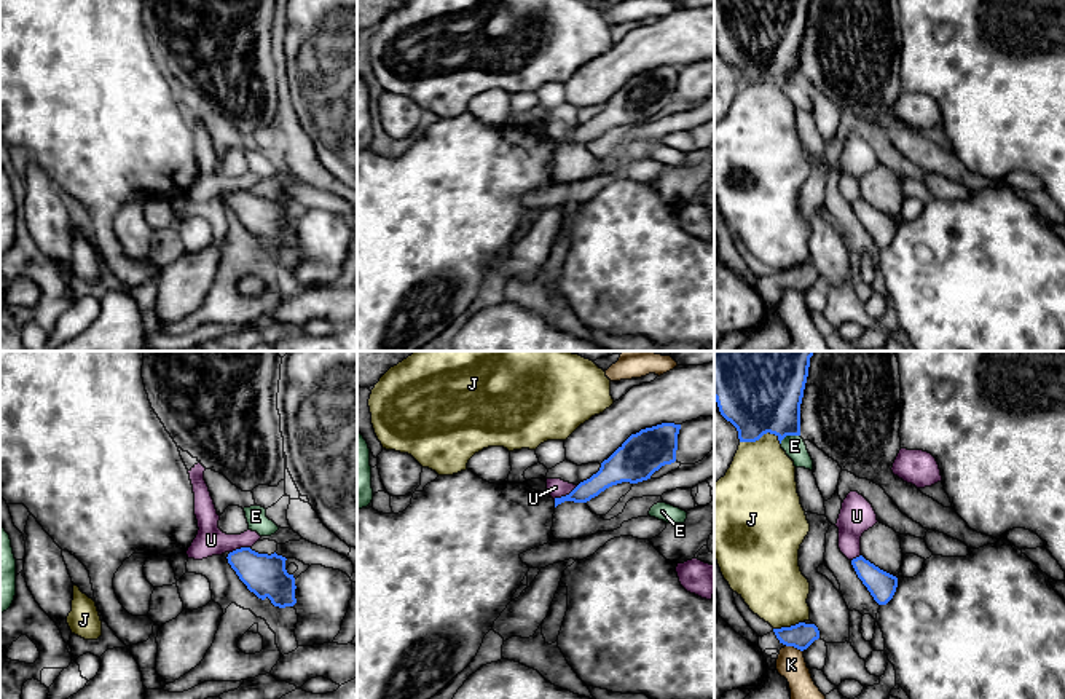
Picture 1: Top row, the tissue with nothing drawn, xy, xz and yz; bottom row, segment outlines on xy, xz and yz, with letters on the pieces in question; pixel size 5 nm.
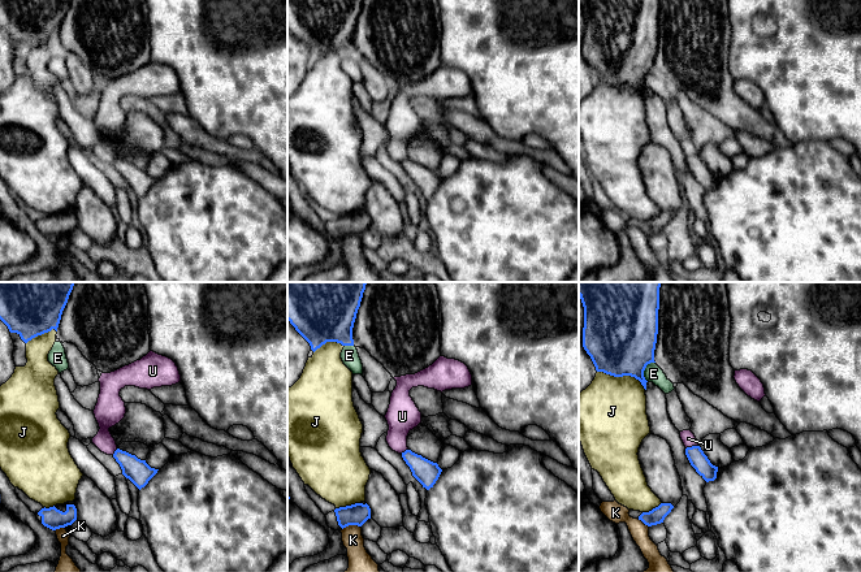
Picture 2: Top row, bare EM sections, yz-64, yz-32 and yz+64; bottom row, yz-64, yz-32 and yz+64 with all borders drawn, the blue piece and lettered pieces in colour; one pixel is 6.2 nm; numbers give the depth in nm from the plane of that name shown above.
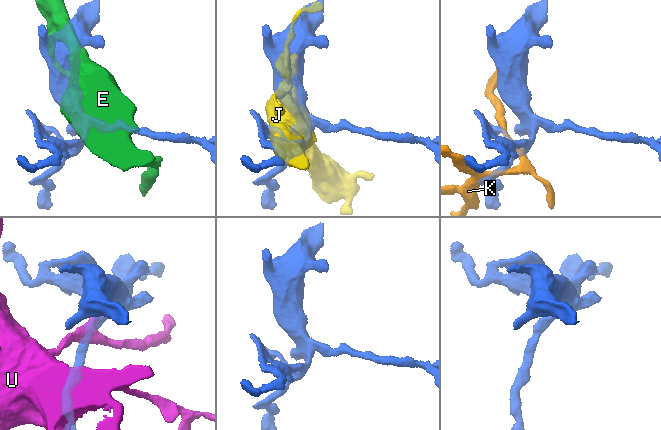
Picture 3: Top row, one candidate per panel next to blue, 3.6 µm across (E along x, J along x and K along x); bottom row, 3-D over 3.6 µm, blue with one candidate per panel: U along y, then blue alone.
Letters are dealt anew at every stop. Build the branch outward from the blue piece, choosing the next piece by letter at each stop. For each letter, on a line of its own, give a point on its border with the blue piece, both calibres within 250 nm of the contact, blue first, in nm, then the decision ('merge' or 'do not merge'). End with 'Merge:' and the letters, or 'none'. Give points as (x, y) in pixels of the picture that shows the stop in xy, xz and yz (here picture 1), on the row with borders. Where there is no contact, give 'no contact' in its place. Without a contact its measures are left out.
E: contact yz (789, 434); calibres 400 and 110 nm; do not merge
J: contact yz (759, 438); calibres 440 and 360 nm; do not merge
K: contact yz (794, 647); calibres 130 and 150 nm; do not merge
U: contact xz (566, 495); calibres 120 and 90 nm; do not merge
Merge: none

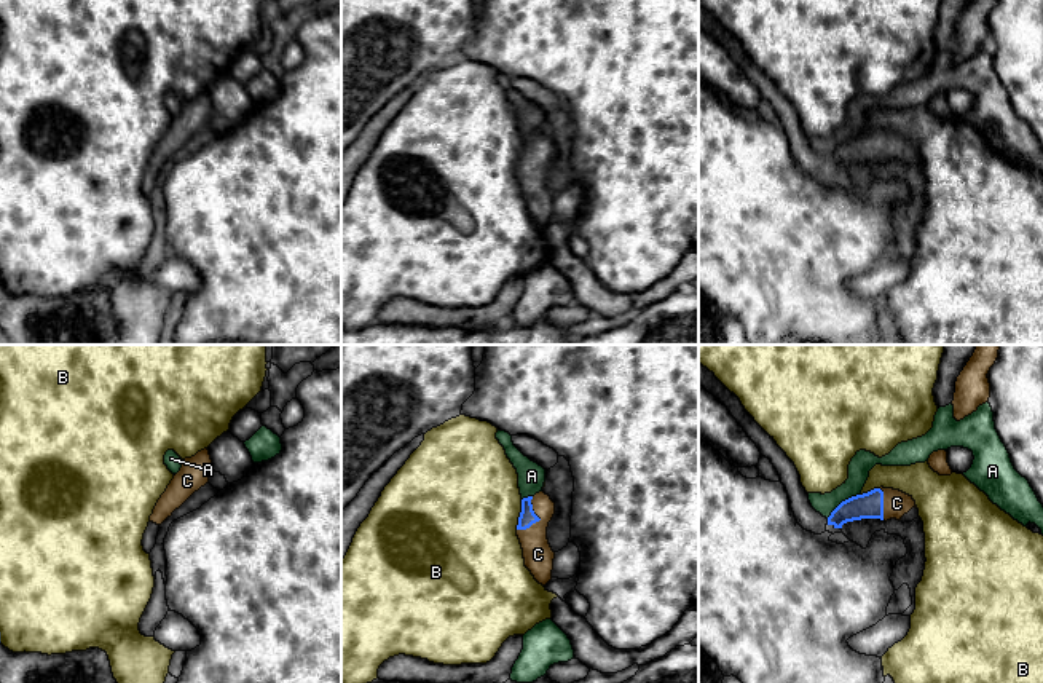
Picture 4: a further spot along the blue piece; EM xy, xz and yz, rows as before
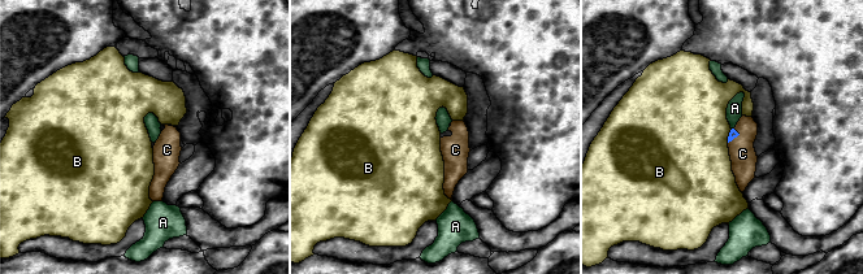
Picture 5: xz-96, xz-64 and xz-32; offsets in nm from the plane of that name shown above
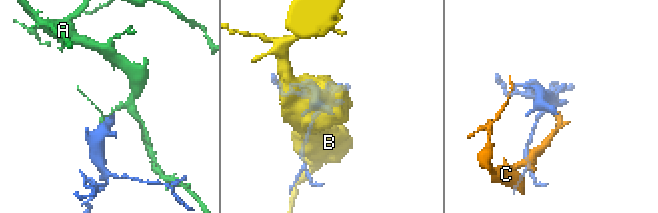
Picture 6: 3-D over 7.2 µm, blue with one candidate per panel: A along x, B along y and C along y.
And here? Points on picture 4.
A: contact yz (842, 501); calibres 130 and 110 nm; do not merge
B: contact xz (520, 514); calibres 80 and 480 nm; do not merge
C: contact xz (539, 519); calibres 80 and 150 nm; merge
Merge: C

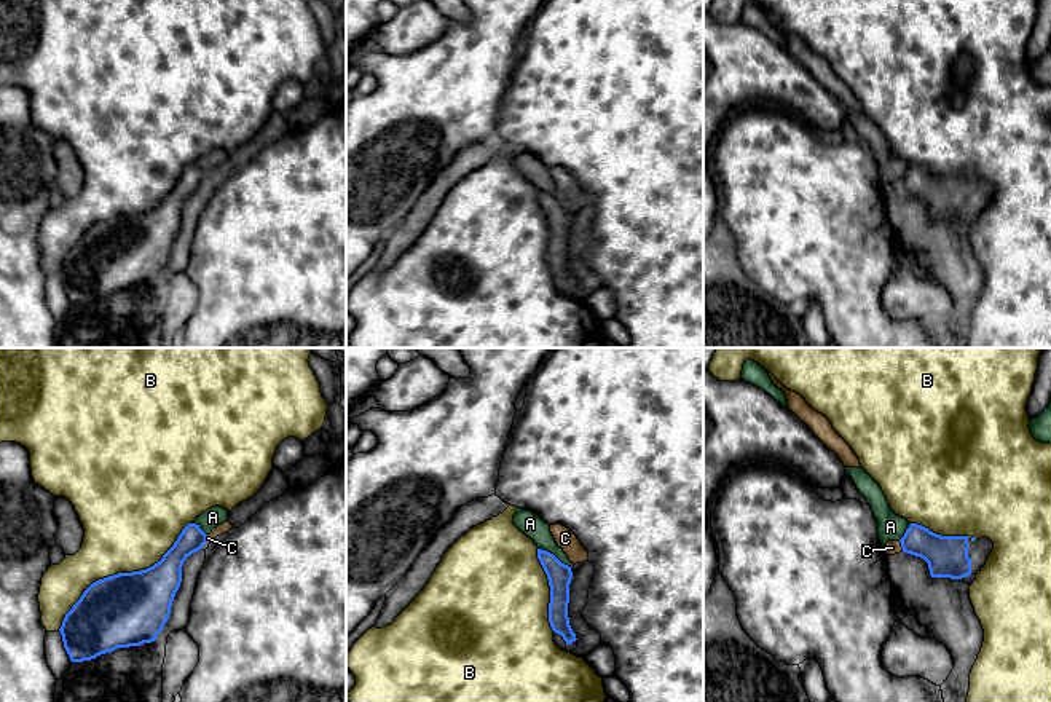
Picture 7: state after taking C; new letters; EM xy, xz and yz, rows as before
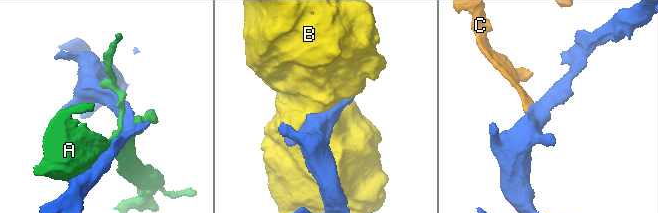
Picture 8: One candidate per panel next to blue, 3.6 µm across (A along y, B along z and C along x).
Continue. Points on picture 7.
A: contact xz (554, 556); calibres 120 and 120 nm; do not merge
B: contact xy (122, 573); calibres 380 and 460 nm; do not merge
C: contact yz (901, 546); calibres 200 and 70 nm; do not merge
Merge: none

